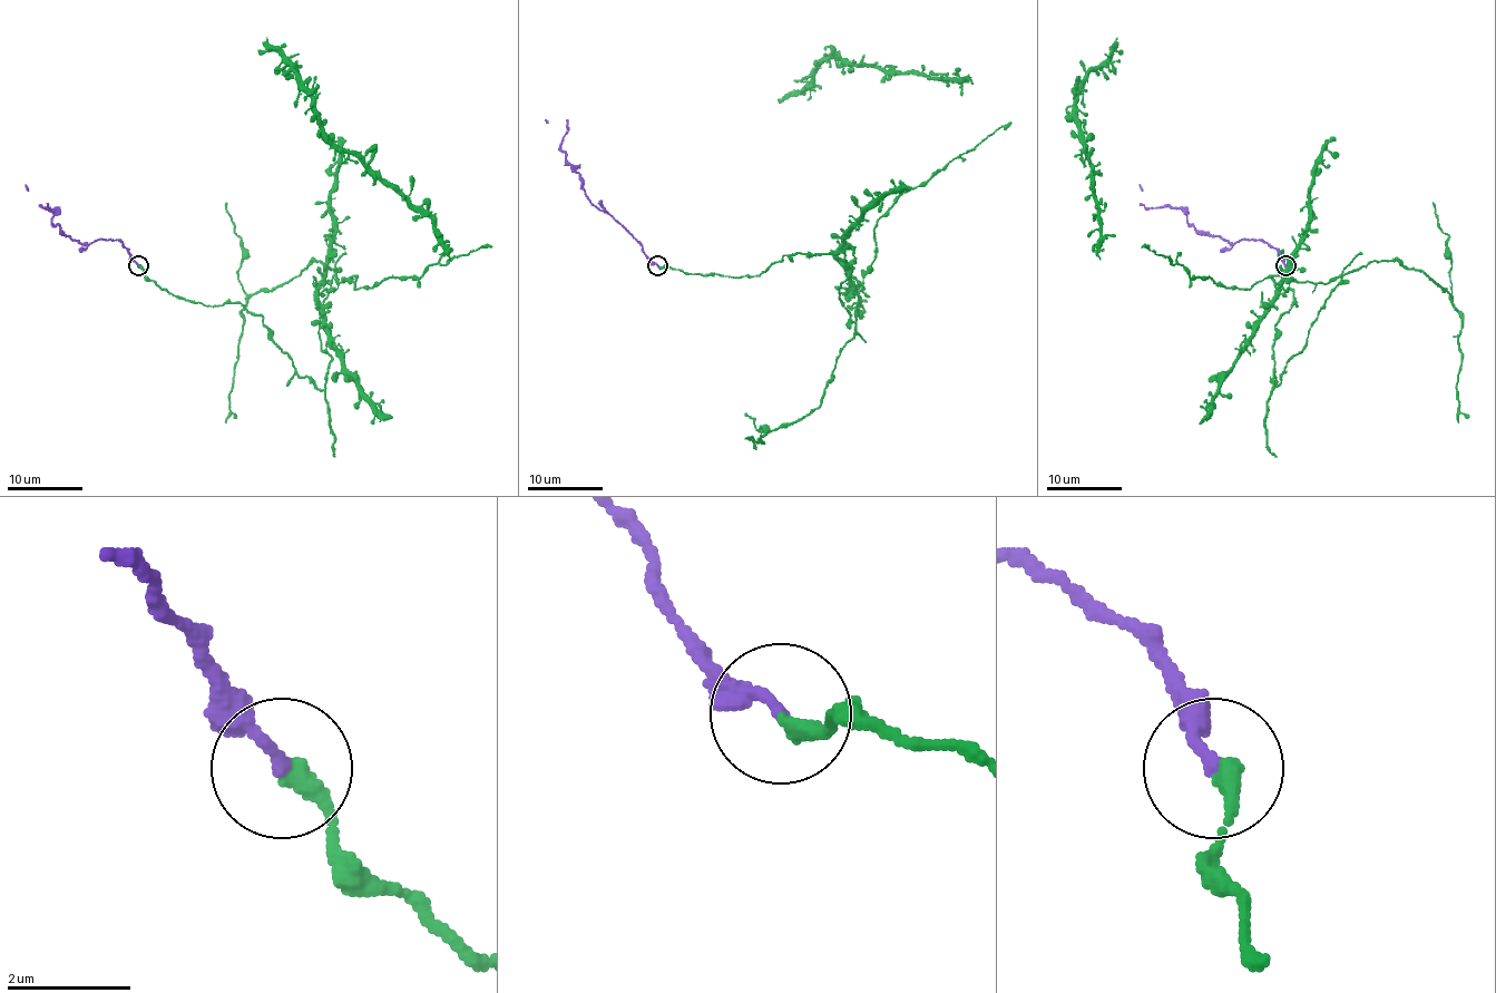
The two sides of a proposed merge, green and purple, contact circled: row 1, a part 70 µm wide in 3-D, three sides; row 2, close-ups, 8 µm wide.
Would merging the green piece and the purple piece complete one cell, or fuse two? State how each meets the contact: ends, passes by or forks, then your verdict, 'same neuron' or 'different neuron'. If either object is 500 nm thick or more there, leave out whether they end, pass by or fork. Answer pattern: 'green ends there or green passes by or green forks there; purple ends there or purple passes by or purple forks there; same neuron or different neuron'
green ends there; purple ends there; same neuron

